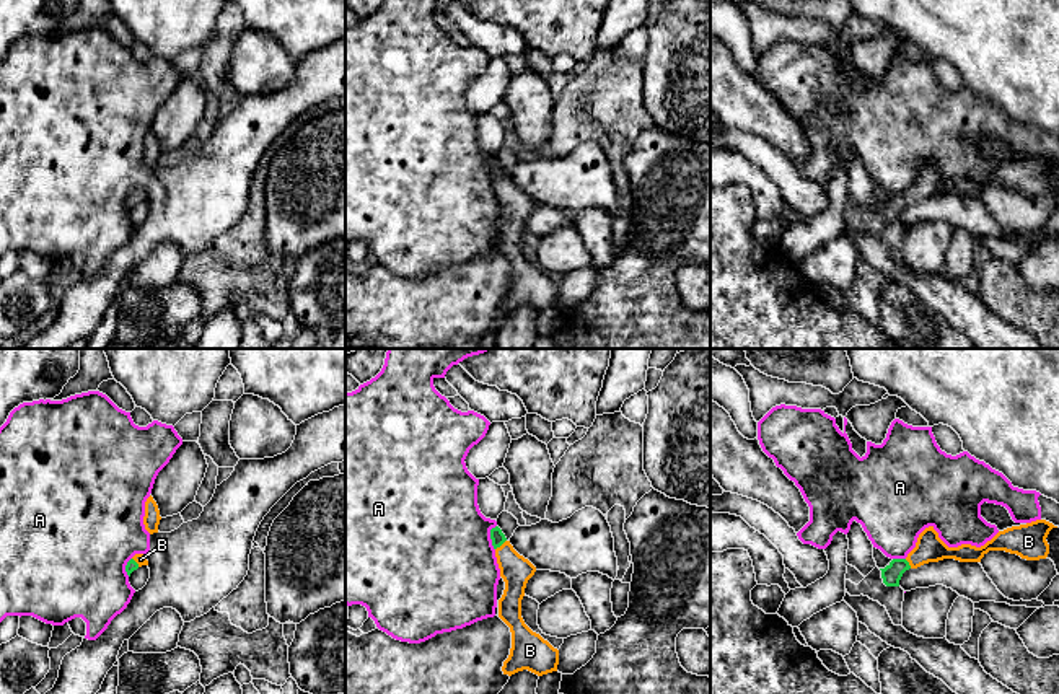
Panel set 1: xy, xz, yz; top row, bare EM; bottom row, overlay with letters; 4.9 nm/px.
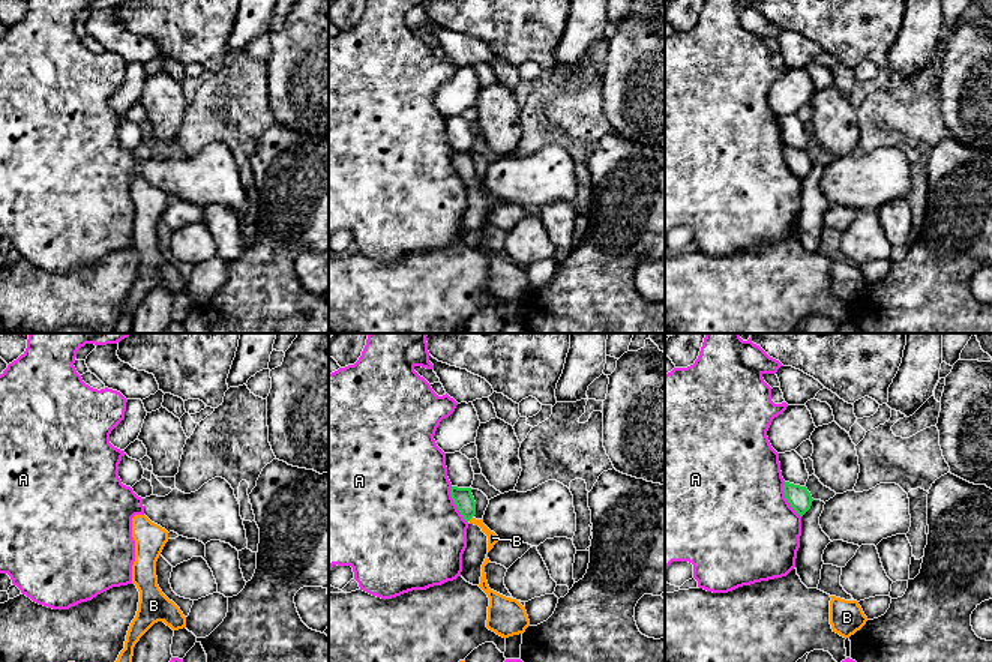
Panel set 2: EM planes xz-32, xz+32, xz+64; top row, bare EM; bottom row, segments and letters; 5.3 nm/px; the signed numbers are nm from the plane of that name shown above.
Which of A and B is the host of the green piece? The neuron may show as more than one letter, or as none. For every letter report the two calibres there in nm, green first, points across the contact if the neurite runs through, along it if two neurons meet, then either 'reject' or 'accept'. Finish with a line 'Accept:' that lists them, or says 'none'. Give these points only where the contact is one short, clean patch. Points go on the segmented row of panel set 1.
A: 70 nm thick on the green side, 500 nm on the other; border along xz (496, 525), (491, 530), (494, 549); reject
B: 70 nm thick on the green side, 150 nm on the other; runs through xz (497, 536), (500, 544), (515, 571); accept
Accept: B

